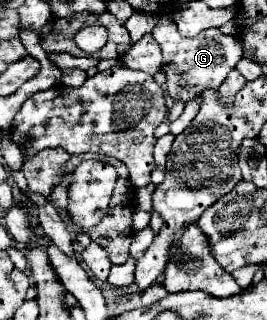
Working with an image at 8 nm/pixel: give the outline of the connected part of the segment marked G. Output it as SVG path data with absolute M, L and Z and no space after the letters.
M161 17L151 33L163 49L163 71L167 75L167 93L171 95L171 99L189 101L203 89L217 89L241 59L239 41L231 35L223 35L219 29L209 29L199 33L197 37L187 39L179 35L175 21Z

